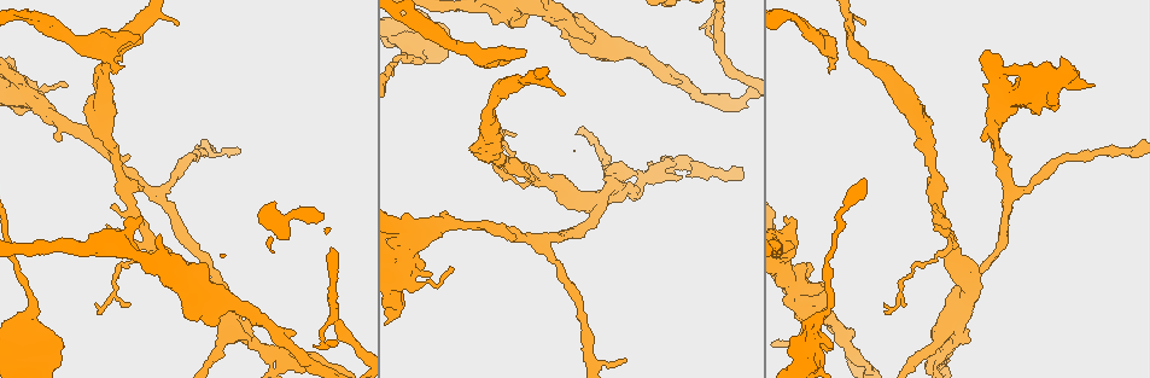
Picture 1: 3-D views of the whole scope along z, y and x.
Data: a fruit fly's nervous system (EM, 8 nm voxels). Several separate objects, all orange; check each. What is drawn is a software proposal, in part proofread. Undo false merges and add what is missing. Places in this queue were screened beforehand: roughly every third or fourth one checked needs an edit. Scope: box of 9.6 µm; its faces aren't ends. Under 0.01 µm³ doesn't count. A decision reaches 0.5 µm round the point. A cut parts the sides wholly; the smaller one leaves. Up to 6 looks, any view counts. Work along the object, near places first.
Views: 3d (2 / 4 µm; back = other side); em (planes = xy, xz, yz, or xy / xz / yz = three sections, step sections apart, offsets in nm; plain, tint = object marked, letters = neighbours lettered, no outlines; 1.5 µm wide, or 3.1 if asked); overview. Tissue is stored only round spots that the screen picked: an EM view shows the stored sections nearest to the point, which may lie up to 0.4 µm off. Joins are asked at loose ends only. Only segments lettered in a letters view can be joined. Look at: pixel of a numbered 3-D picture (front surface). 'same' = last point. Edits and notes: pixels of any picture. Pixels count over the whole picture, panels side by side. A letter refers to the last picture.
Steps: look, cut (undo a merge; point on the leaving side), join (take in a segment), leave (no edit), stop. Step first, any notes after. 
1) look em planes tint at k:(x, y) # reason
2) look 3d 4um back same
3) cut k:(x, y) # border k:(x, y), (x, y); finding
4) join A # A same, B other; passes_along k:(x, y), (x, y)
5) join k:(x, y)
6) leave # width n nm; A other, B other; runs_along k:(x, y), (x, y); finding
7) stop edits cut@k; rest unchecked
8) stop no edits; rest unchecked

look em xy step 4 letters at 1:(557, 188) # looks like a crossing

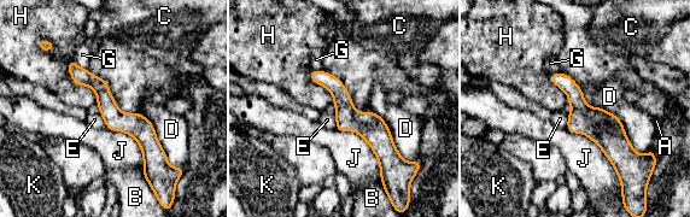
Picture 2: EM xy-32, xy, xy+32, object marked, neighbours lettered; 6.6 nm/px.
leave # A other, B other, C other, D other, E other, G other, H other, J other, K other; border 2:(580, 89), (644, 156); continuous, no second cell

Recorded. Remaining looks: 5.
look 3d 4um at 1:(509, 62) # branch stops here

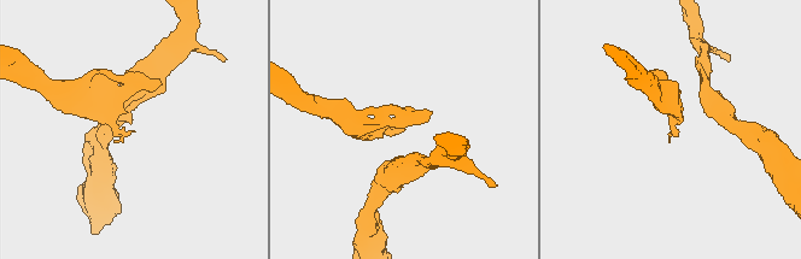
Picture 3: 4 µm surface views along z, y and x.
look em xy step 4 letters at 3:(676, 131) # need the tissue

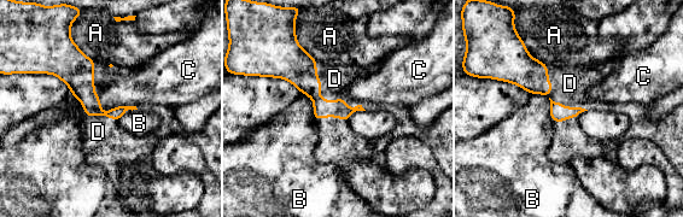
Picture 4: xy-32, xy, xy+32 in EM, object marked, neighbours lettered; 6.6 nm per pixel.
look em planes letters same

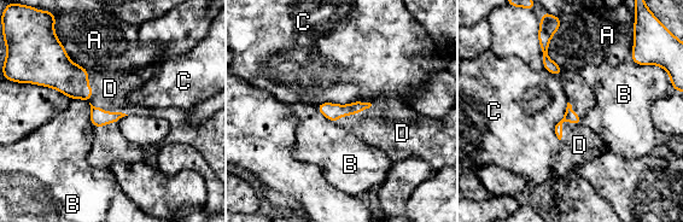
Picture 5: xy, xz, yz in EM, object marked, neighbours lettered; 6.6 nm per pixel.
join D # A other, B other, C other, D same; passes_along 5:(99, 117), (92, 105), (110, 88); it goes on there

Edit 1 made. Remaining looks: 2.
stop edits join@5; rest unchecked

